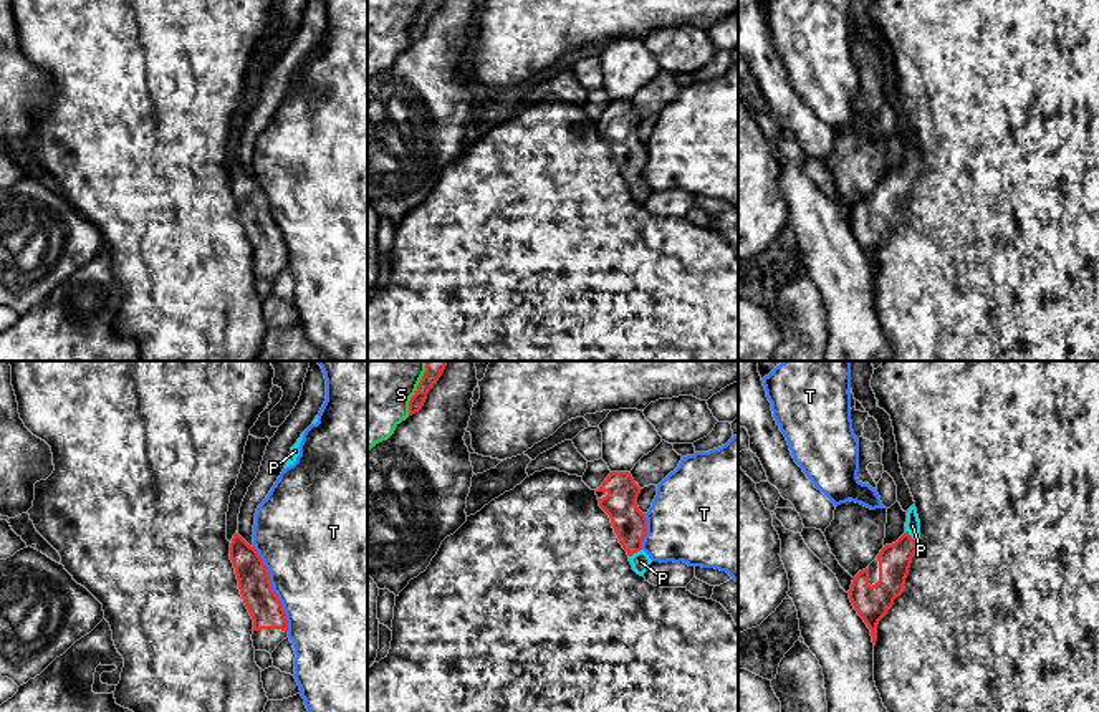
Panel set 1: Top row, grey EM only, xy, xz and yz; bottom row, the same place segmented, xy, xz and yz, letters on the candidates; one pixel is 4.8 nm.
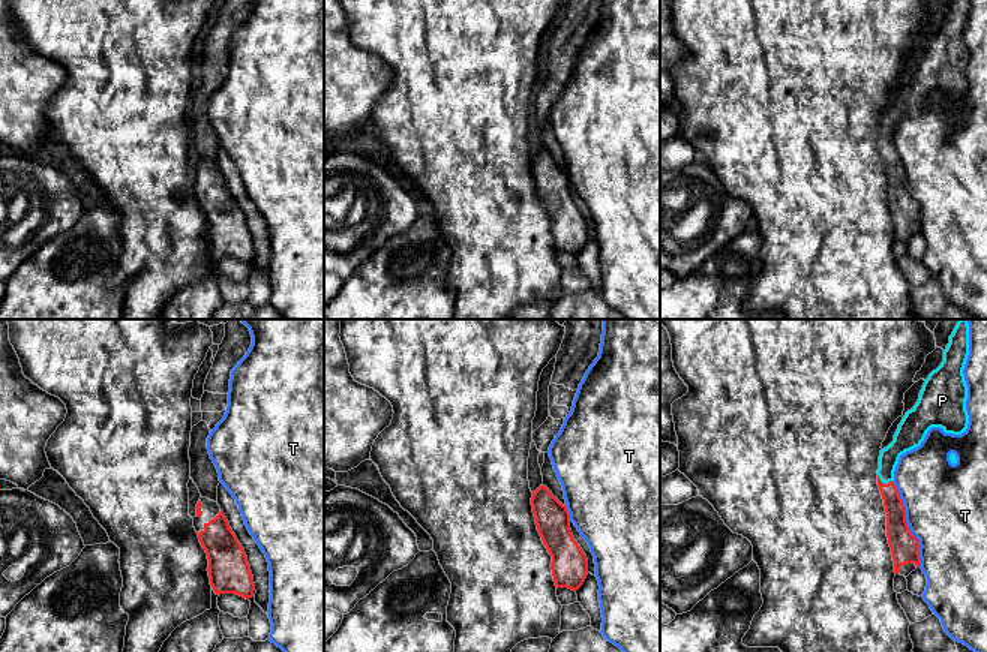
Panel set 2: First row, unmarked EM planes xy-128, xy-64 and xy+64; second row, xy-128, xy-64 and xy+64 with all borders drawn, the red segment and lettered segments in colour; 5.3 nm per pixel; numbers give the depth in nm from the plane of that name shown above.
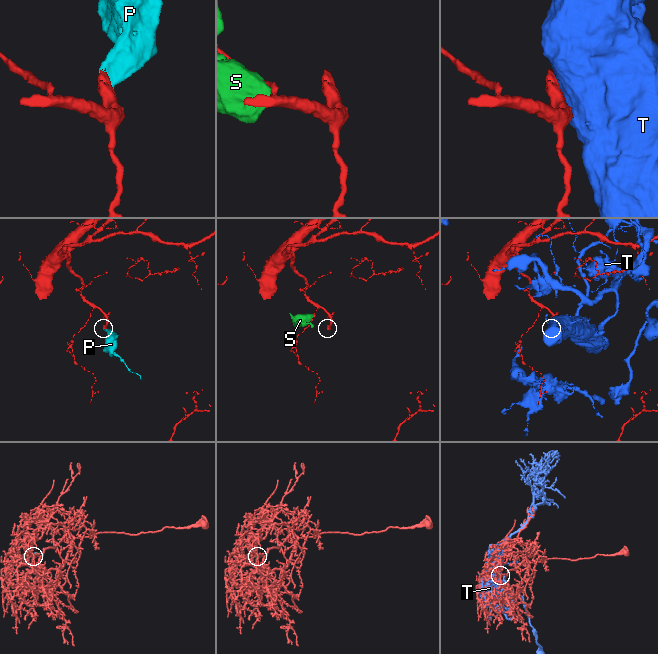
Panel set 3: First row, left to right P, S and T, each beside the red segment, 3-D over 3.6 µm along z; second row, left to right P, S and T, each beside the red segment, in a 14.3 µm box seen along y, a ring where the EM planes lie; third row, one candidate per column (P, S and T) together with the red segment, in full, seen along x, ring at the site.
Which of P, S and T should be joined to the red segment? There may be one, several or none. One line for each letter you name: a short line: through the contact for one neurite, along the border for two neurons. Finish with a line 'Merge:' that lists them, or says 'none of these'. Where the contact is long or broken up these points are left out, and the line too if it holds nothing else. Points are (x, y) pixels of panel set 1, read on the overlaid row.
Merge: P

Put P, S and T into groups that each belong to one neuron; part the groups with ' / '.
P / S / T

